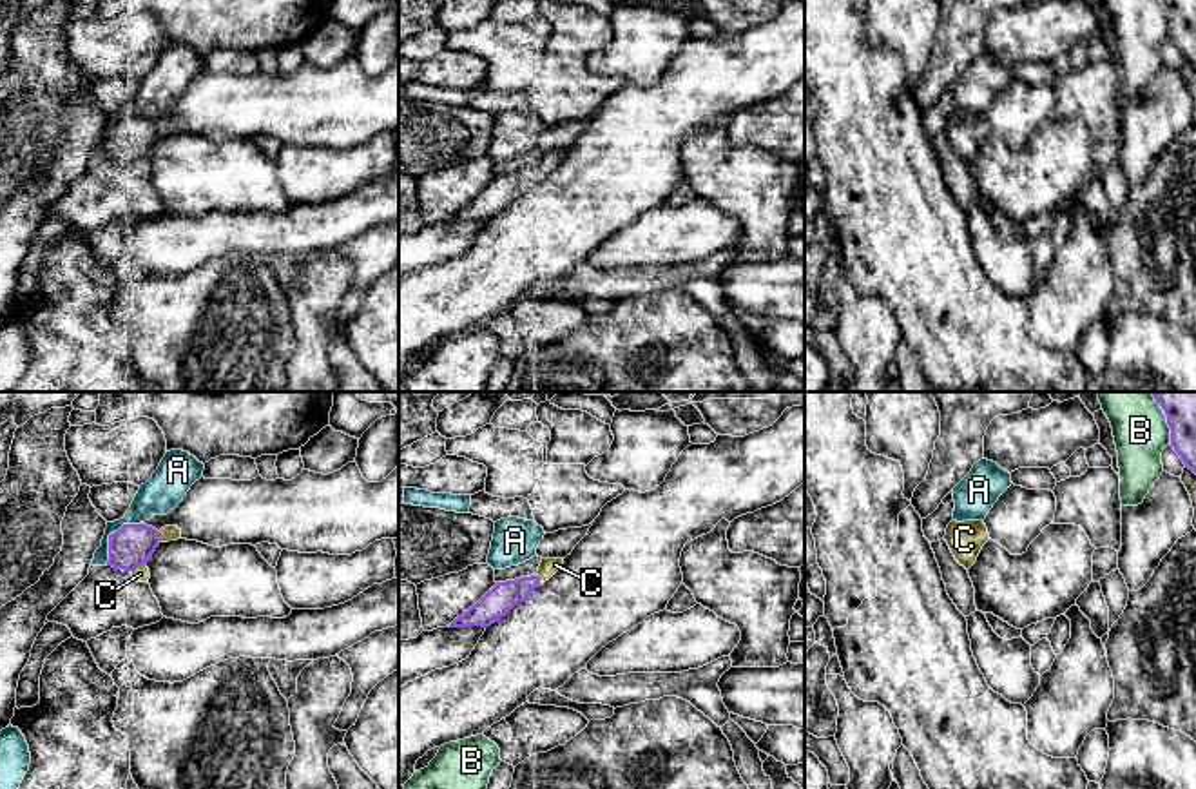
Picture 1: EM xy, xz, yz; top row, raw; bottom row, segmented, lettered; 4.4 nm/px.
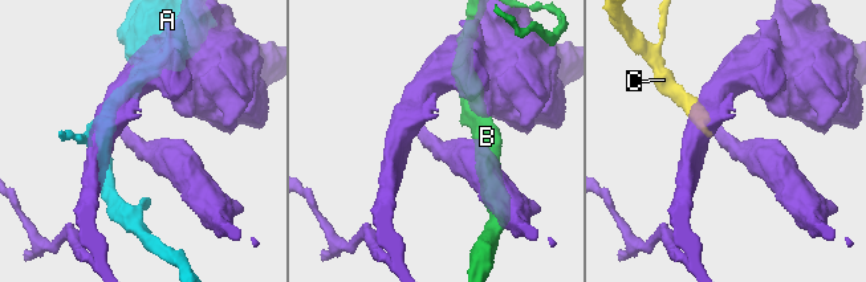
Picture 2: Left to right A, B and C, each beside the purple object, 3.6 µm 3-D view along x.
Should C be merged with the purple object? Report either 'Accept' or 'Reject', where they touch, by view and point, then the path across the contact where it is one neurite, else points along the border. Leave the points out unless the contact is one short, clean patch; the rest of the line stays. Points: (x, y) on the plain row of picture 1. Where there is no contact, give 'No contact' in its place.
Accept. Touches purple at xy (138, 158)

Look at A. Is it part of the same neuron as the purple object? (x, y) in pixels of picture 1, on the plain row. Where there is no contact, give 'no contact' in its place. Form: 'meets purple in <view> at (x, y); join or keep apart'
meets purple in xy at (109, 129); keep apart

